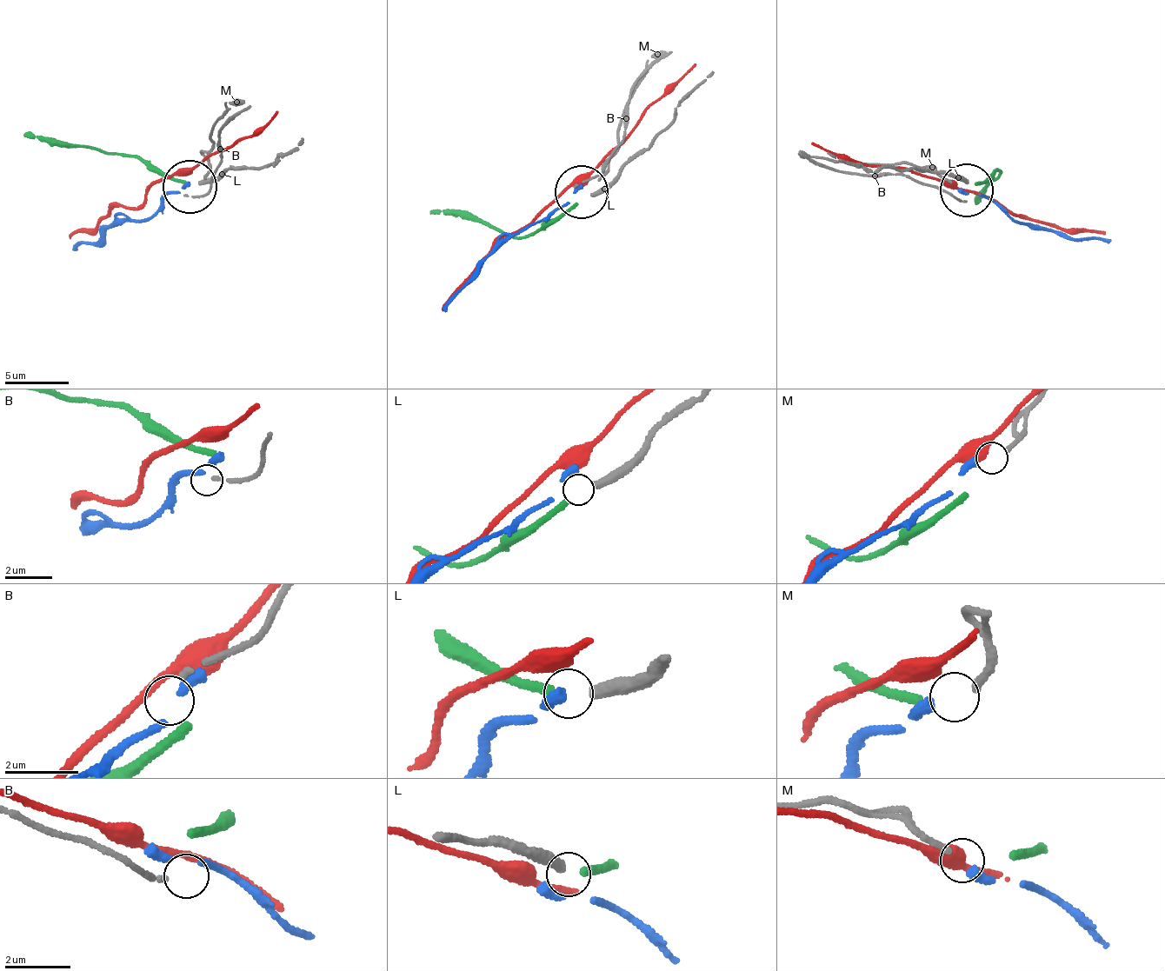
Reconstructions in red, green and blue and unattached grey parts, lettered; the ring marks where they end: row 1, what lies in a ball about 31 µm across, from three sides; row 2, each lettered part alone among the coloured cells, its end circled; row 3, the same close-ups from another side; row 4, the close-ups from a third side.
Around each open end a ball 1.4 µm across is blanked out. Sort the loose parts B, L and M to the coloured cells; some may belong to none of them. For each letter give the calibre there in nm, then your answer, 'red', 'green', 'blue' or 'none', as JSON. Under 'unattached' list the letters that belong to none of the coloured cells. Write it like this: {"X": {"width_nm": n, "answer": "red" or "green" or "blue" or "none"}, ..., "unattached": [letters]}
{"B": {"width_nm": 130, "answer": "none"}, "L": {"width_nm": 360, "answer": "green"}, "M": {"width_nm": 190, "answer": "blue"}, "unattached": ["B"]}

